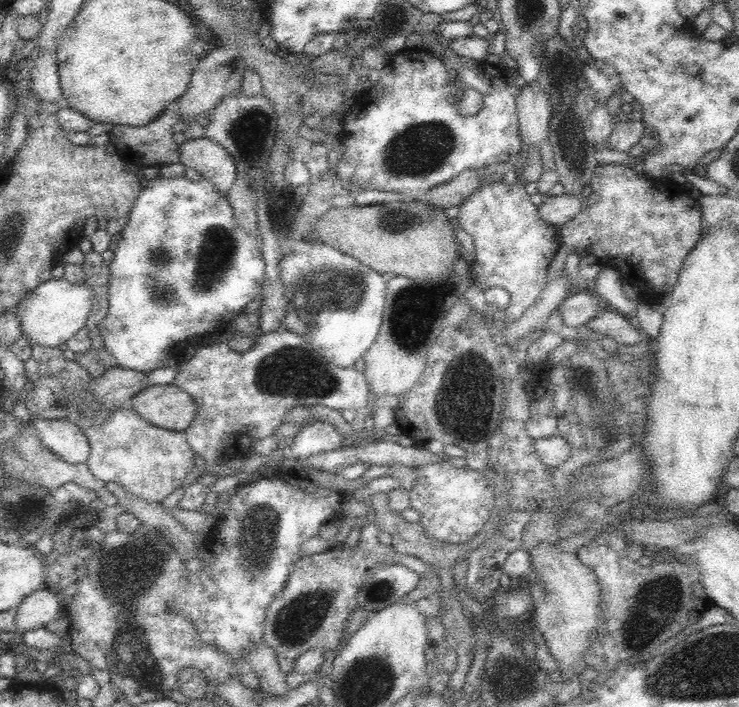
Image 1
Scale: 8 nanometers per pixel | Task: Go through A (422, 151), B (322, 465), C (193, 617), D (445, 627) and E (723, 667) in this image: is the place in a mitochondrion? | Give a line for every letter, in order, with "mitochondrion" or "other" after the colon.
A: mitochondrion
B: other
C: other
D: other
E: mitochondrion

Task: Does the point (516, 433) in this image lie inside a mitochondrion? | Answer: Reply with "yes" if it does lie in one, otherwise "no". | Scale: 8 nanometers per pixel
no

